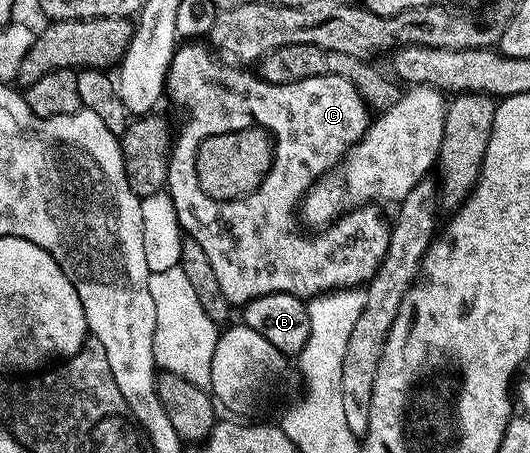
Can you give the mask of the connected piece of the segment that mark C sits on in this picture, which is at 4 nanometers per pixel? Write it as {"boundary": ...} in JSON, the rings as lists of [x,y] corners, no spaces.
{"boundary":[[[181,43],[176,46],[170,61],[169,73],[165,79],[166,88],[179,89],[179,91],[201,91],[199,99],[209,101],[209,107],[211,107],[211,113],[209,113],[211,127],[225,129],[217,133],[223,133],[223,135],[245,133],[253,129],[253,121],[255,121],[255,131],[261,131],[265,123],[275,133],[281,135],[279,159],[273,171],[269,173],[269,179],[265,181],[265,185],[259,189],[259,193],[251,195],[251,199],[245,197],[245,201],[237,199],[235,205],[217,207],[213,201],[205,201],[201,195],[195,195],[193,199],[187,201],[185,193],[175,191],[173,206],[181,224],[182,234],[188,240],[199,243],[199,247],[203,247],[203,255],[207,255],[211,263],[211,271],[215,271],[219,291],[223,291],[223,295],[233,307],[244,307],[256,297],[272,293],[290,293],[302,299],[312,299],[321,296],[322,293],[334,293],[336,289],[355,289],[364,286],[377,274],[377,269],[383,263],[389,246],[390,226],[373,210],[376,208],[369,207],[364,211],[346,212],[332,225],[309,235],[313,237],[304,237],[297,230],[297,225],[299,226],[301,198],[305,196],[306,191],[320,177],[336,170],[350,147],[357,144],[369,130],[371,124],[369,105],[356,87],[339,75],[315,75],[311,79],[276,85],[270,81],[260,80],[256,72],[249,72],[253,71],[245,67],[226,65],[204,44]]]}

